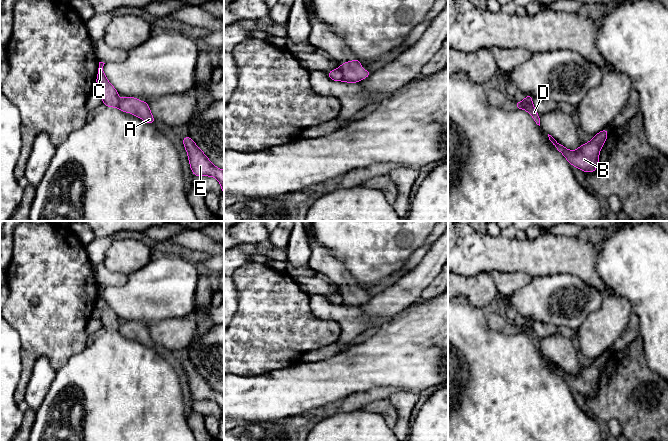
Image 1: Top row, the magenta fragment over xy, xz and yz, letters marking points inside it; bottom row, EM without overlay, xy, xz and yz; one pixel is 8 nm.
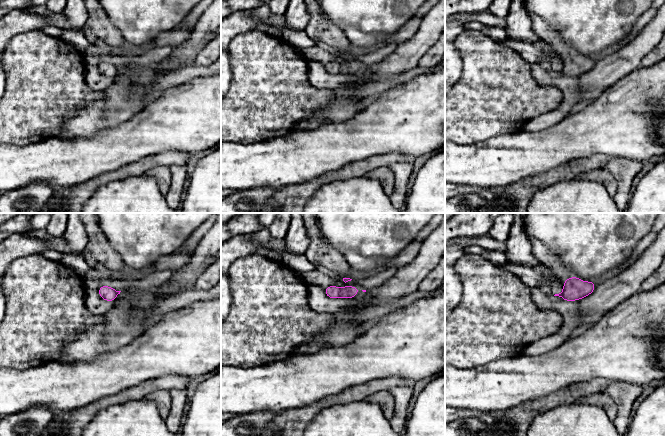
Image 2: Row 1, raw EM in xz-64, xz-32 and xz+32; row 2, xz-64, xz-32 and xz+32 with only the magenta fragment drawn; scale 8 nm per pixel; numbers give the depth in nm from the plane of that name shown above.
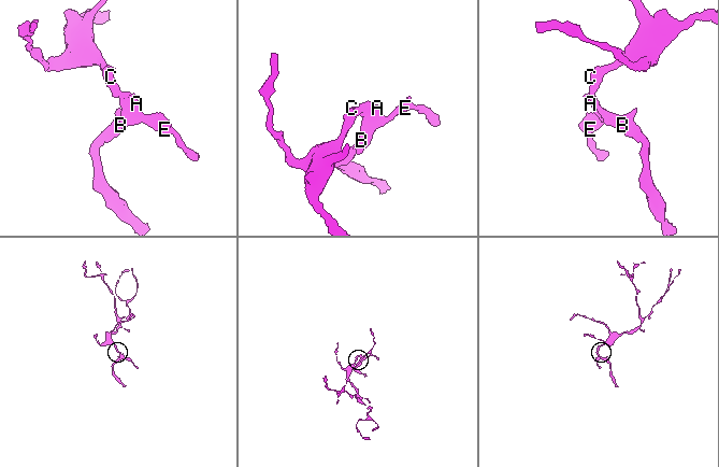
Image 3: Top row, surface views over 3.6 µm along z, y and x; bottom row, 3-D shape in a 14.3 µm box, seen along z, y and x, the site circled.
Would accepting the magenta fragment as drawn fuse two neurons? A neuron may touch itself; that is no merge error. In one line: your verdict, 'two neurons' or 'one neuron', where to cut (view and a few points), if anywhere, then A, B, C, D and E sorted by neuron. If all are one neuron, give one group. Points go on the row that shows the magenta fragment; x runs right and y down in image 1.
two neurons; cut xz (339, 69), (342, 73), (342, 79); groups A B D E / C

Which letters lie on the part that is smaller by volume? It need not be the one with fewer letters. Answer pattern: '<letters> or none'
A, B, D, E

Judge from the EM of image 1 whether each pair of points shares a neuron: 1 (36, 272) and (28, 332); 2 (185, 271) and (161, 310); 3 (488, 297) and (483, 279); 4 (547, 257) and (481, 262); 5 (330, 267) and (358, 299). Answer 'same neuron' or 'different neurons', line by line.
1: same neuron
2: same neuron
3: same neuron
4: same neuron
5: same neuron

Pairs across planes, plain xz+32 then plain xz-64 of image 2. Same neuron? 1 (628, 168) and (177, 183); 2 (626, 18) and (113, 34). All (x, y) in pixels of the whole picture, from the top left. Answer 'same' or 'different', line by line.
1: same
2: different

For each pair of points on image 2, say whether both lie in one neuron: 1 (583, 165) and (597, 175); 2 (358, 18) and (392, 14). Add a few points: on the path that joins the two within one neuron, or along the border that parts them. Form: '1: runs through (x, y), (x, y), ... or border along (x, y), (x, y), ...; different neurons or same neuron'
1: border along (604, 167), (582, 171), (575, 178); different neurons
2: runs through (366, 14), (384, 14); same neuron

